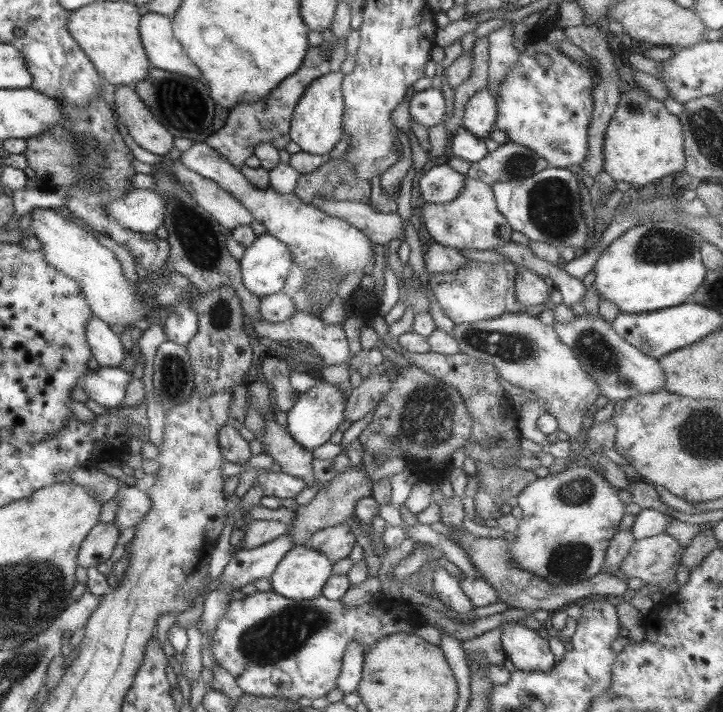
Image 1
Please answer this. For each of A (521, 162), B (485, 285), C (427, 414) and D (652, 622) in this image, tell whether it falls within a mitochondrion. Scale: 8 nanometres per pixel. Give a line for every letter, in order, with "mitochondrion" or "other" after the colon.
A: mitochondrion
B: mitochondrion
C: mitochondrion
D: other

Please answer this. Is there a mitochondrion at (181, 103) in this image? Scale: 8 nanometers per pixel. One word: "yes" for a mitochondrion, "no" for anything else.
yes

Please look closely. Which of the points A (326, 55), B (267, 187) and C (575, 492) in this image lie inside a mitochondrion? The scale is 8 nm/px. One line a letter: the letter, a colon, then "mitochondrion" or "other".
A: mitochondrion
B: other
C: mitochondrion

